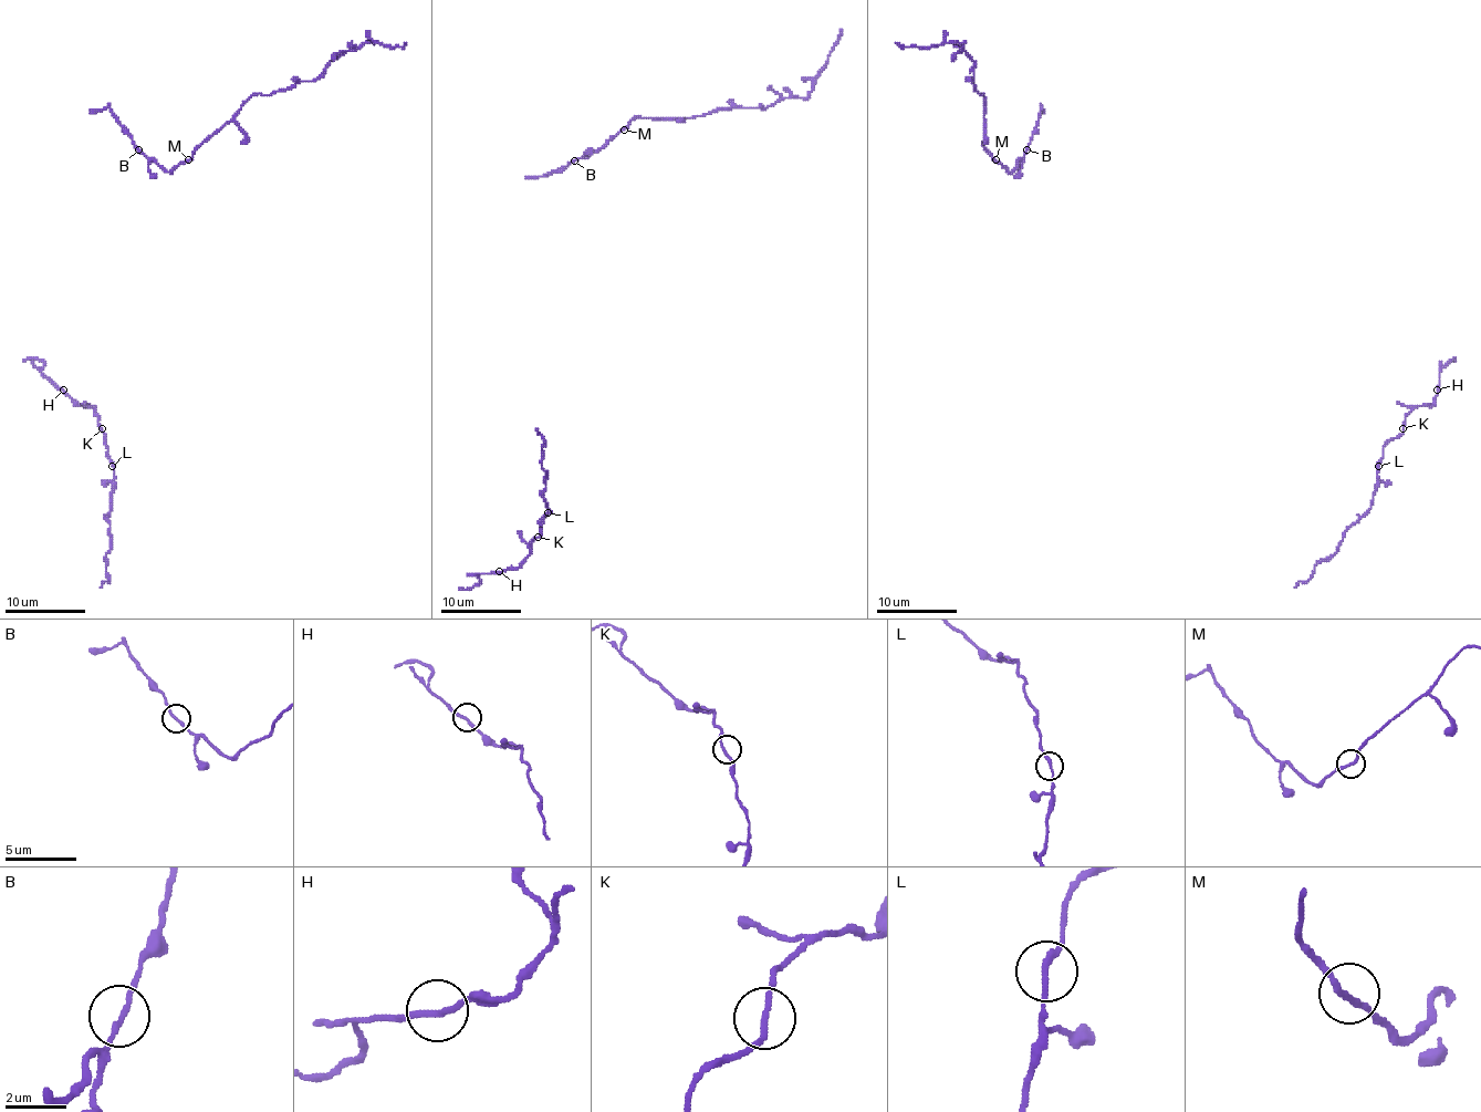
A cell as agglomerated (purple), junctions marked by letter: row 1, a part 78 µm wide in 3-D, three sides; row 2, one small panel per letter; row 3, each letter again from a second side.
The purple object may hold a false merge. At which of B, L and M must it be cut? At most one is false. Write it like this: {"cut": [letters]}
{"cut": []}

